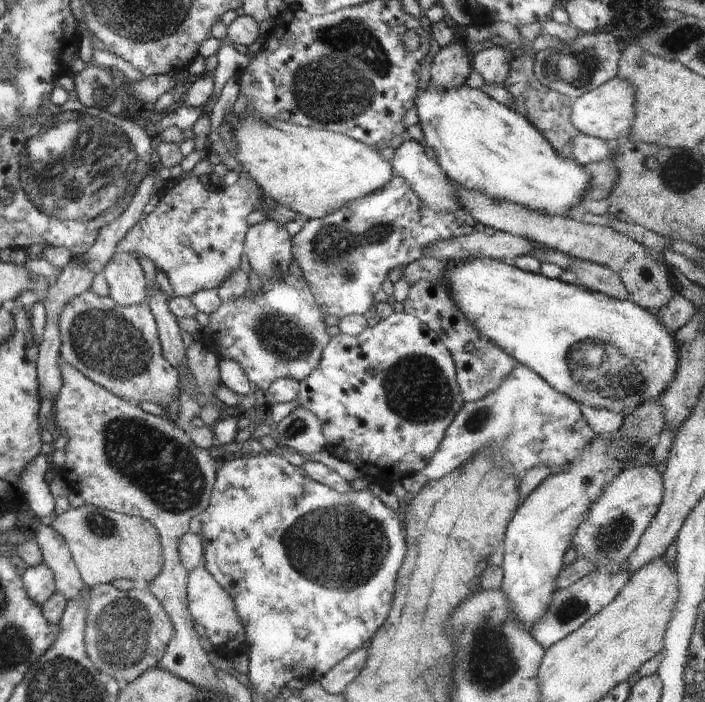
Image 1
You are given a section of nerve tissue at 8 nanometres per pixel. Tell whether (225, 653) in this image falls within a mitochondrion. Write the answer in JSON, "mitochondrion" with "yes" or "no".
{"mitochondrion":"no"}

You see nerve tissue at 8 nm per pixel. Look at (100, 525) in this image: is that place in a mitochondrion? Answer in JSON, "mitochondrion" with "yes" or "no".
{"mitochondrion":"yes"}

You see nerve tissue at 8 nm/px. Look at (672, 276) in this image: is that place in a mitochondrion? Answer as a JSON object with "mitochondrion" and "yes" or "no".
{"mitochondrion":"no"}

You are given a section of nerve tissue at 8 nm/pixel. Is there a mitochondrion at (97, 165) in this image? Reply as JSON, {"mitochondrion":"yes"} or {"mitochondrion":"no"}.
{"mitochondrion":"yes"}

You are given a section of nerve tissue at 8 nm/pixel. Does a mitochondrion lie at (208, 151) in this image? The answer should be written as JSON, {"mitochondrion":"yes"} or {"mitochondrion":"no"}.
{"mitochondrion":"no"}

